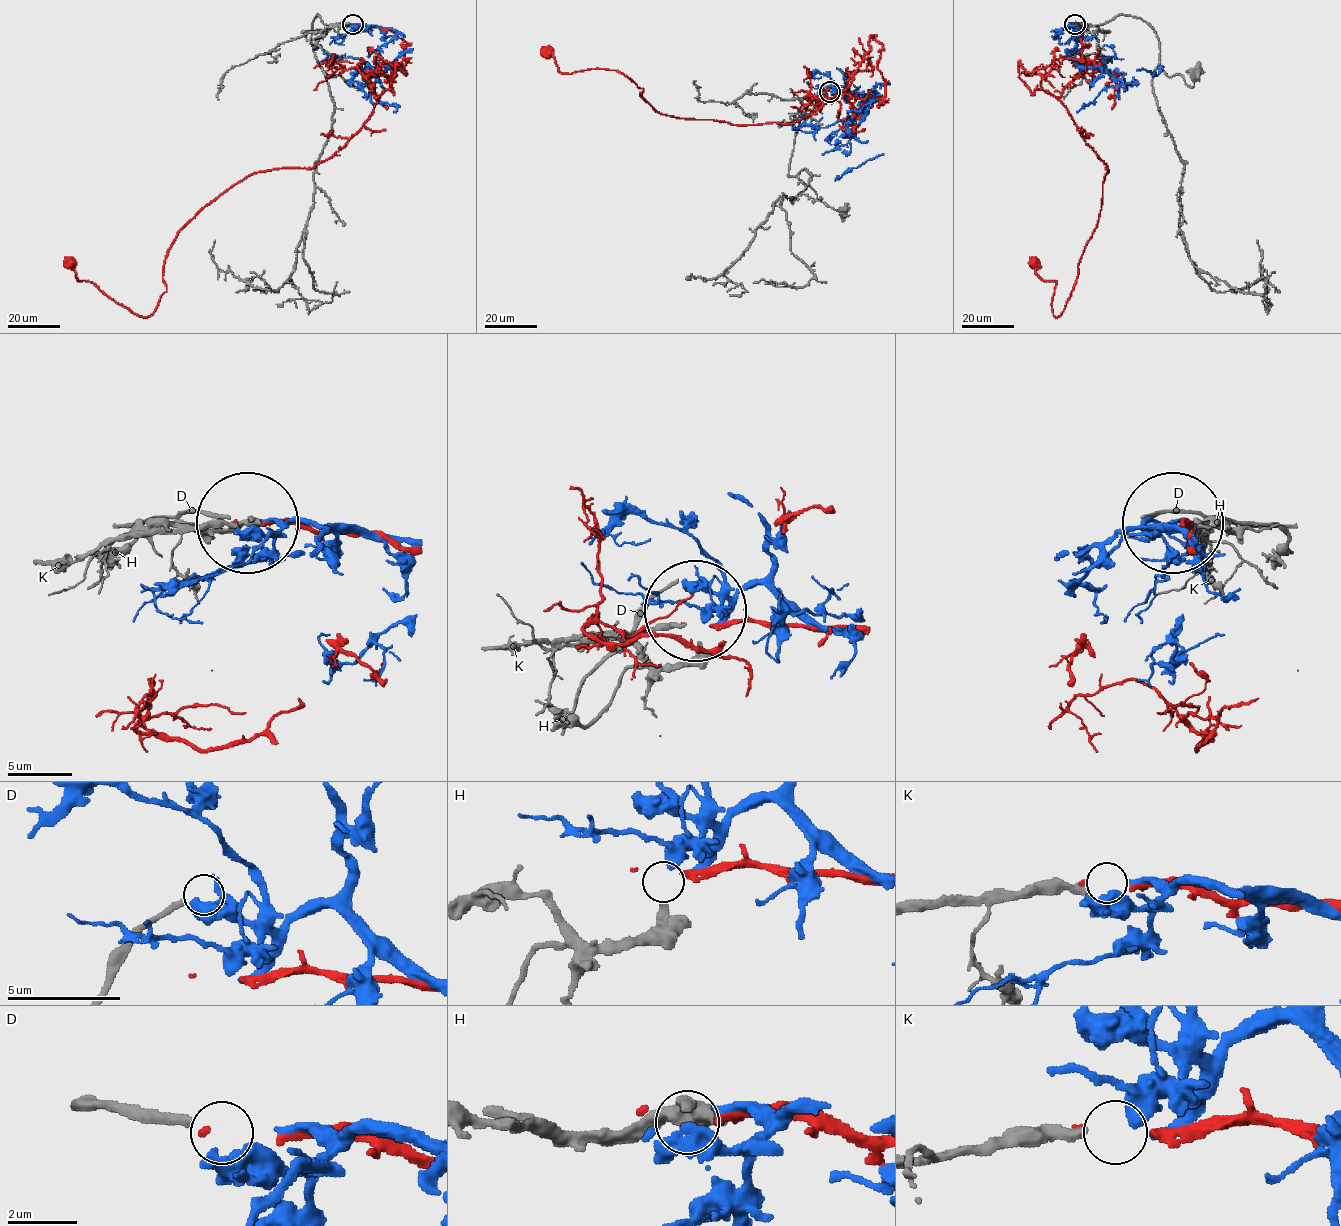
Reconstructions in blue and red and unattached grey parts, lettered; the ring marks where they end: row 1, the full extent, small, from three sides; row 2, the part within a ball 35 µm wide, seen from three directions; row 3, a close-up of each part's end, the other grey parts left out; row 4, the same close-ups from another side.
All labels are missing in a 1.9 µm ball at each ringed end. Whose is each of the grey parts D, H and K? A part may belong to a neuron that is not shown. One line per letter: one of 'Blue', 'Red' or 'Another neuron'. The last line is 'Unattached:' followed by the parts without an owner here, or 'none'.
D: Another neuron
H: Blue
K: Another neuron
Unattached: D, K

